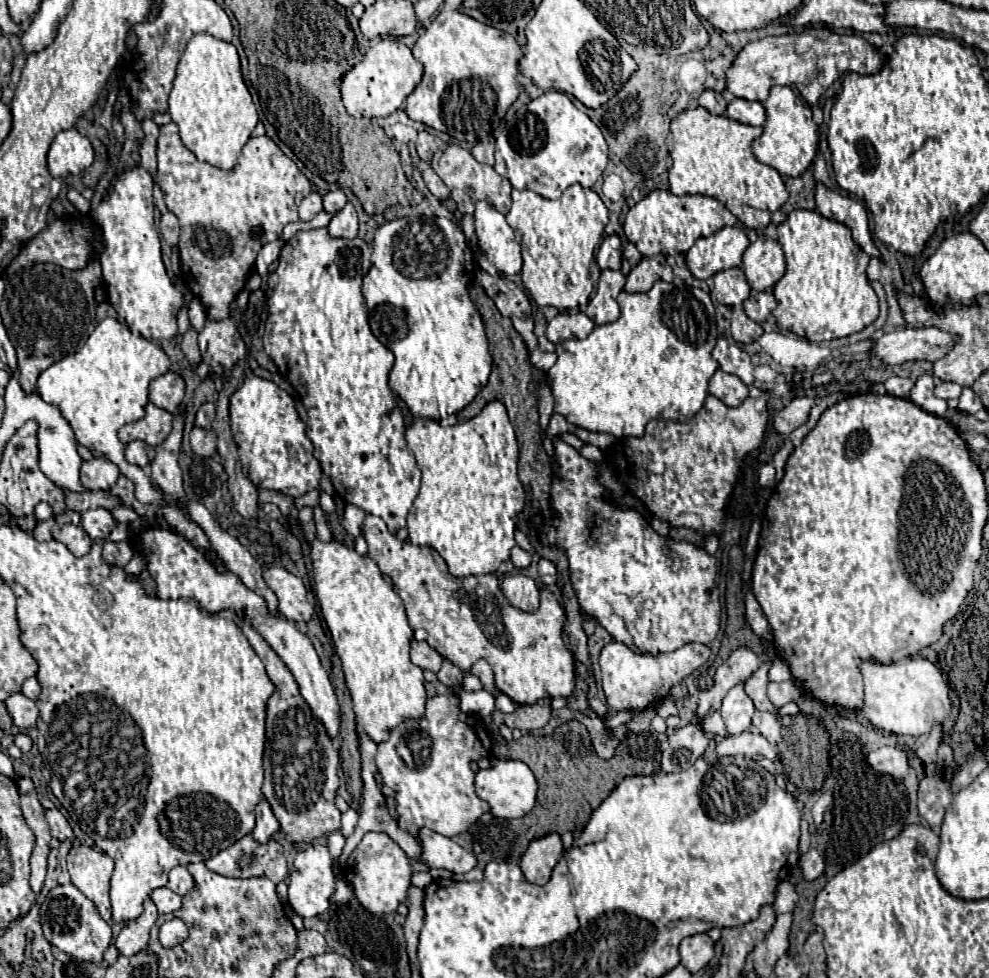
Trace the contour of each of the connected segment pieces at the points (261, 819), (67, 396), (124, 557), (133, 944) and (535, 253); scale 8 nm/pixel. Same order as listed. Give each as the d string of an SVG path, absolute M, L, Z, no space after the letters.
M263 797L257 807L255 807L255 817L257 817L257 825L253 829L253 837L255 841L259 843L267 843L273 835L279 833L279 823L277 823L277 817L273 815L267 799Z
M103 319L89 335L87 343L75 355L47 367L37 379L37 391L43 401L55 405L73 429L75 439L85 445L93 457L107 457L119 471L135 483L135 495L141 503L161 505L163 495L141 471L141 467L129 465L123 455L123 443L117 437L119 427L143 417L147 405L149 381L169 371L169 357L165 351L141 335L135 335L127 325L117 319Z
M125 539L125 541L107 541L105 545L103 545L103 559L107 561L107 563L111 563L111 565L119 565L119 567L125 567L127 563L129 563L129 559L133 557L133 547L129 545L129 541Z
M148 897L144 901L141 917L130 921L121 929L121 933L115 941L119 953L121 955L135 955L135 953L143 951L149 943L149 931L155 925L155 921L157 921L157 907Z
M581 185L567 187L555 201L533 191L513 189L513 205L507 213L507 223L521 241L521 281L531 299L541 307L551 305L557 309L584 310L594 290L589 279L589 265L594 261L595 247L607 225L607 207L601 197Z

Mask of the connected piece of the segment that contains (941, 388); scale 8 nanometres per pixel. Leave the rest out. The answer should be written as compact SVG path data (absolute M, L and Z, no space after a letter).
M943 381L935 387L935 397L939 399L951 399L951 397L959 397L963 391L963 387L959 383L951 383L951 381Z

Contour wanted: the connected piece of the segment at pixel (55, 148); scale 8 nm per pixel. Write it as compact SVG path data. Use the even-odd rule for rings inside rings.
M77 129L61 131L51 143L47 163L53 177L79 175L93 163L93 147Z

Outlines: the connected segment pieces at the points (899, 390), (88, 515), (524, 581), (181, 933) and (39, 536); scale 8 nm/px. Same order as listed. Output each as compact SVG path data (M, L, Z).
M887 379L885 381L887 393L895 395L895 397L909 397L913 383L909 379Z
M99 507L99 509L89 509L81 513L81 527L89 533L91 539L107 539L115 525L117 521L109 513L109 509Z
M505 575L501 581L501 591L509 599L509 603L521 611L537 611L539 609L539 589L531 577L525 575Z
M171 919L161 925L159 929L159 941L163 947L175 947L175 943L181 943L187 939L187 927L181 923L181 919Z
M41 521L41 523L37 523L37 527L31 533L33 539L37 539L37 541L51 541L53 539L51 527L53 527L53 521Z

